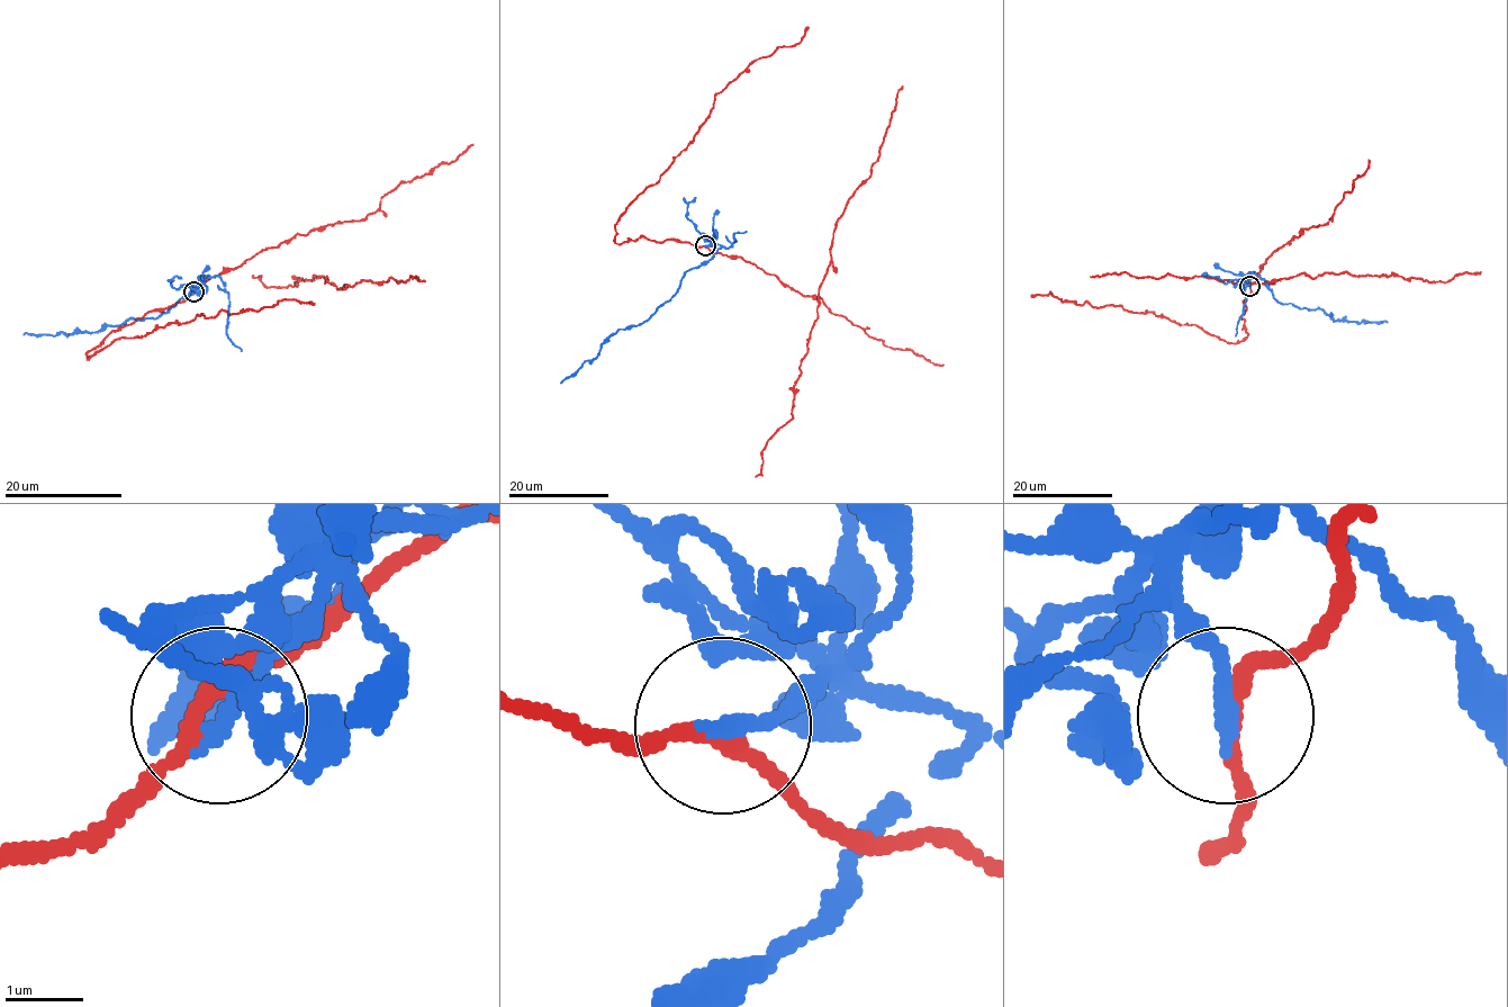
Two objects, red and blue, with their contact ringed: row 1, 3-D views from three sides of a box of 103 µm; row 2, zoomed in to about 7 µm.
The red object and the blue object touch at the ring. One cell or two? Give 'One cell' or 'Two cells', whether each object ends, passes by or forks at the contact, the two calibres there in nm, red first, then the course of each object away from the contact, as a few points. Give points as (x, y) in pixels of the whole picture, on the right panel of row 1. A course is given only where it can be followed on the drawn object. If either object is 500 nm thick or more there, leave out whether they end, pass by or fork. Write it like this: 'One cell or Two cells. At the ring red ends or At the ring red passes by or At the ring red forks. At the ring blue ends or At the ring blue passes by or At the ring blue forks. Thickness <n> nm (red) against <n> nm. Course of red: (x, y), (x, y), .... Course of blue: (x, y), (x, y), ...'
Two cells. At the ring red passes by. At the ring blue ends. Thickness 220 nm (red) against 240 nm. Course of red: (1251, 286), (1240, 317), (1248, 334), (1236, 343), (1152, 312), (1094, 308), (1052, 293), (1031, 297). Course of blue: (1249, 286), (1247, 276), (1256, 272), (1279, 302), (1321, 309), (1334, 321), (1388, 322)

